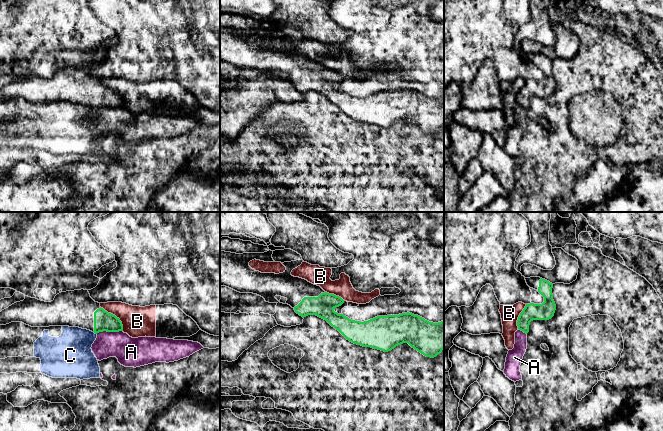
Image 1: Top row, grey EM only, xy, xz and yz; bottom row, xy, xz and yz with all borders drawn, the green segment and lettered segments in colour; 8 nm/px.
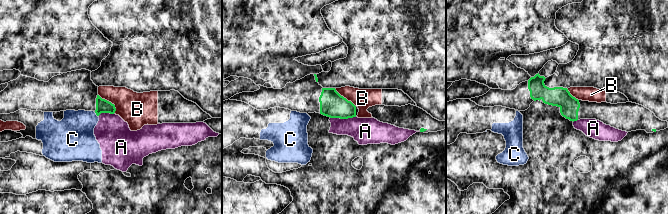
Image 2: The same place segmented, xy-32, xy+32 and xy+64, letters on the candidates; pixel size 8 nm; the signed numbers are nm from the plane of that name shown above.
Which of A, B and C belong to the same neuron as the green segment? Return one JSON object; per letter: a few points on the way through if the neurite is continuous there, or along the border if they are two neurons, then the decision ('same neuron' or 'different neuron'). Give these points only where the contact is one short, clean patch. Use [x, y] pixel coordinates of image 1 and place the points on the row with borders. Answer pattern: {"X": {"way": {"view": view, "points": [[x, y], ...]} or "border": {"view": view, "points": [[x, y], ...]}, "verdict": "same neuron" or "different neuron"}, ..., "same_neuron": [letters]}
{"A": {"verdict": "different neuron"}, "B": {"border": {"view": "xy", "points": [[101, 307], [119, 319], [123, 330]]}, "verdict": "different neuron"}, "C": {"border": {"view": "xy", "points": [[93, 331], [96, 334]]}, "verdict": "different neuron"}, "same_neuron": []}

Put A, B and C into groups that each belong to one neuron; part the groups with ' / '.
A C / B

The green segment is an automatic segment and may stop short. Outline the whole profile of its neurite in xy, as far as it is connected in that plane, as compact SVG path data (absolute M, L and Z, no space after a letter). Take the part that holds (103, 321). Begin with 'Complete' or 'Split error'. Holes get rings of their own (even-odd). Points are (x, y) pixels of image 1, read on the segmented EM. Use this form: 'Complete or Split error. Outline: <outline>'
Split error. Outline: M84 289L61 292L51 302L25 296L23 301L16 302L0 312L0 325L6 325L11 322L22 322L31 327L79 327L90 330L95 334L103 331L123 331L120 319L101 308L100 303L95 302L90 297L88 290Z

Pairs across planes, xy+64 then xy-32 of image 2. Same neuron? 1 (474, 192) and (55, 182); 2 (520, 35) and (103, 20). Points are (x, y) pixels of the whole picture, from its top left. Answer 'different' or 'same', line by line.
1: different
2: different

